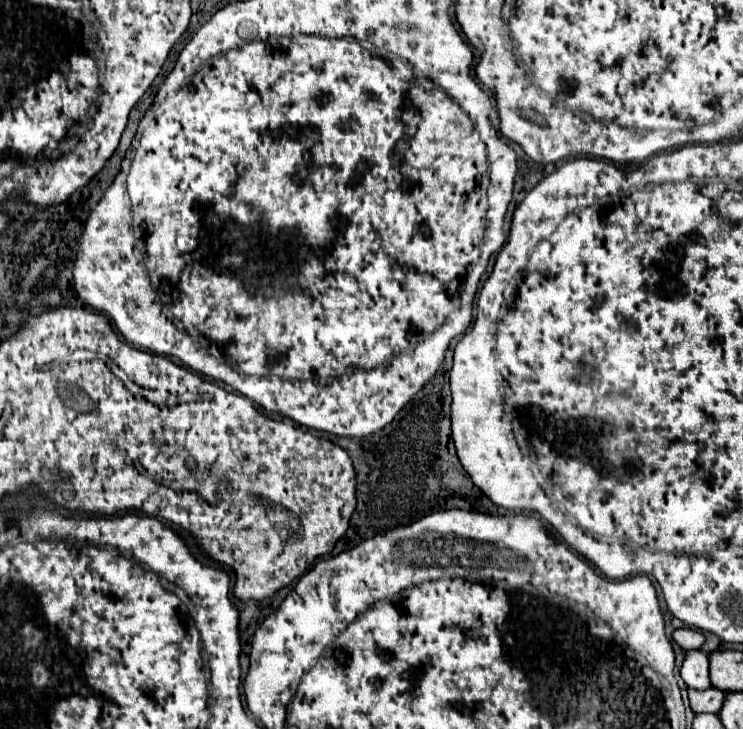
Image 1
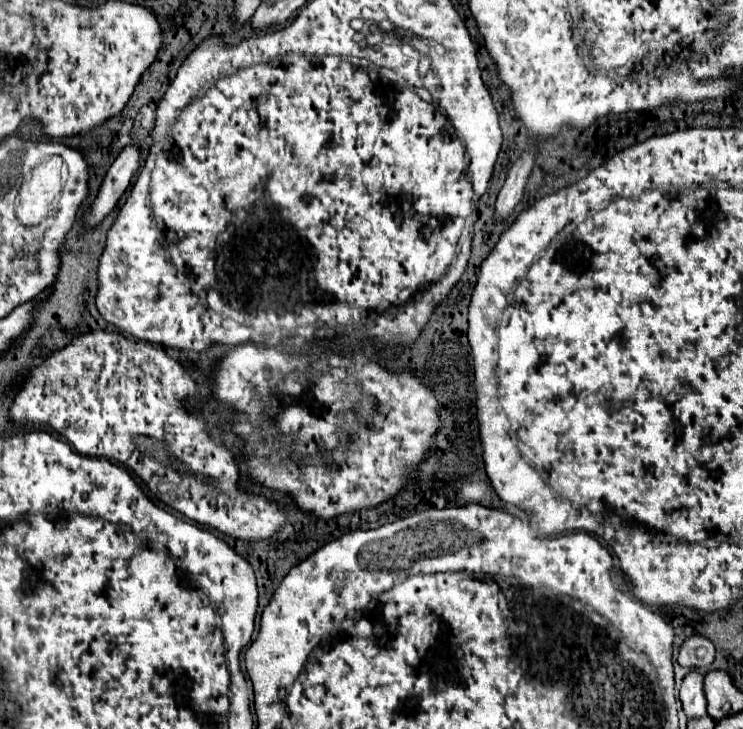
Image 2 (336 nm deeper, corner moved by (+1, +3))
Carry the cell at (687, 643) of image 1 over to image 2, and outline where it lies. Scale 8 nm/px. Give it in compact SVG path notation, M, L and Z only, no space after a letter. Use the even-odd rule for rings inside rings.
M692 635L680 645L678 663L688 669L706 669L714 661L714 645L708 637Z

